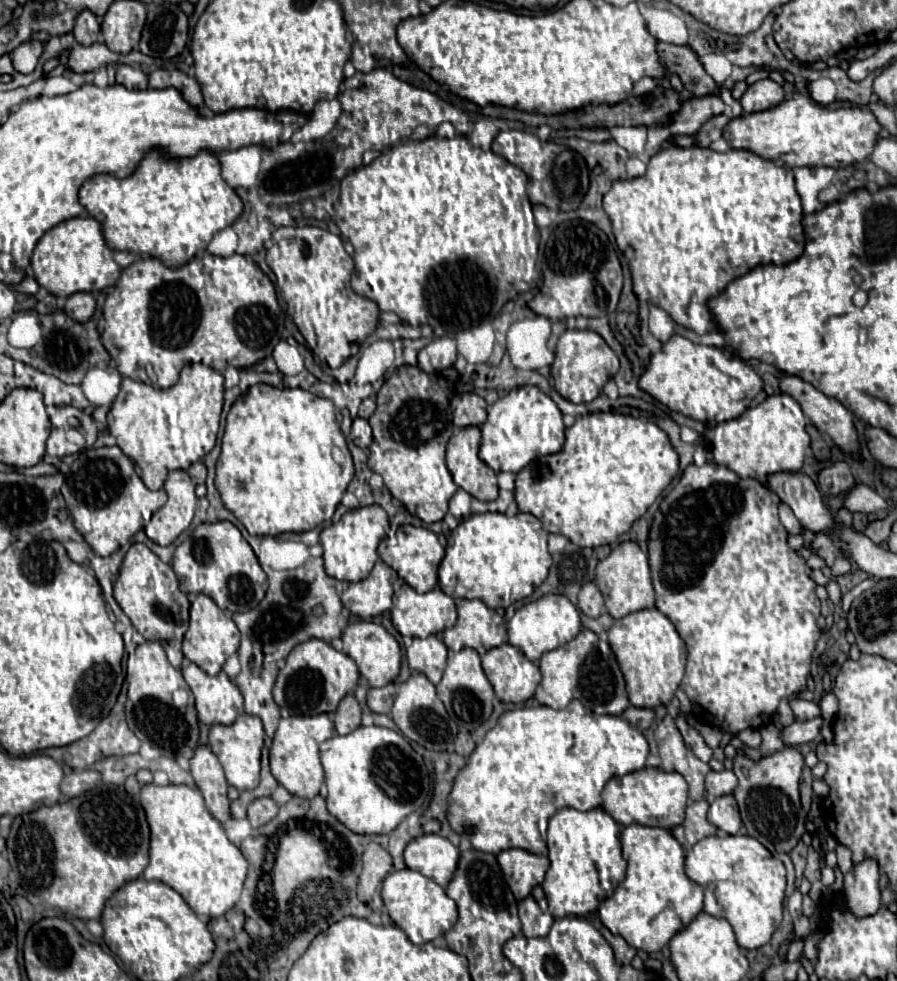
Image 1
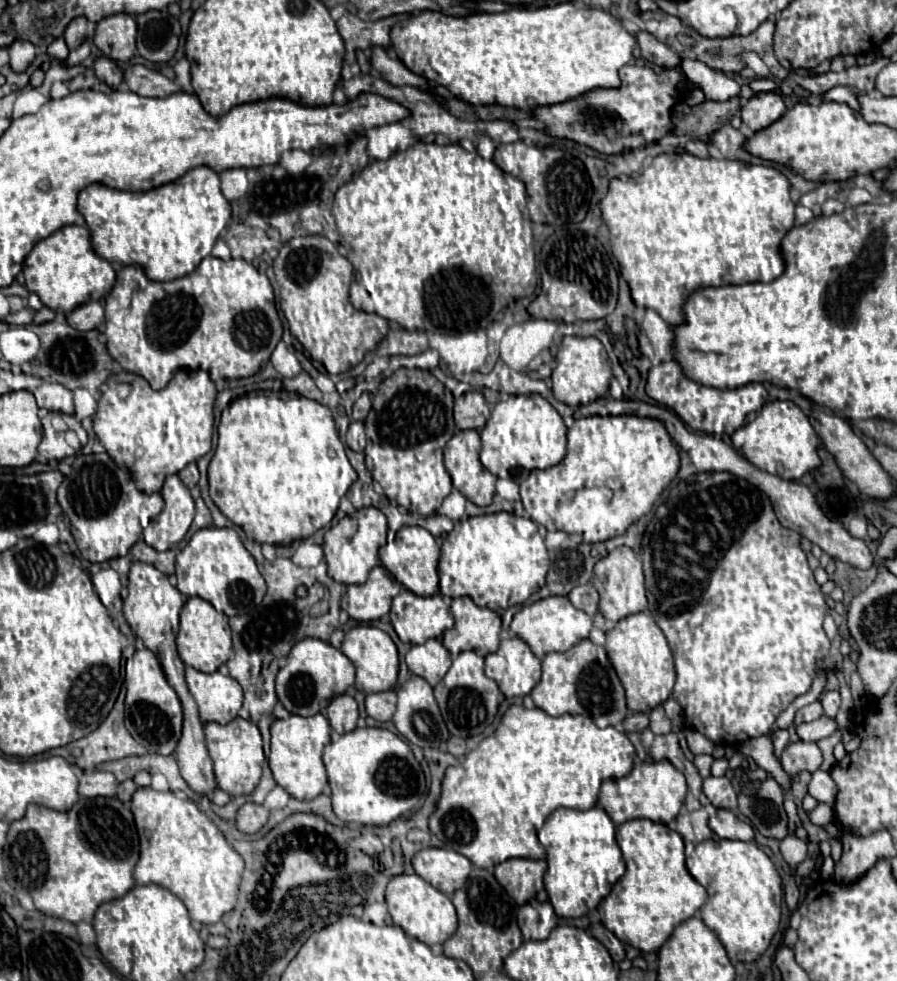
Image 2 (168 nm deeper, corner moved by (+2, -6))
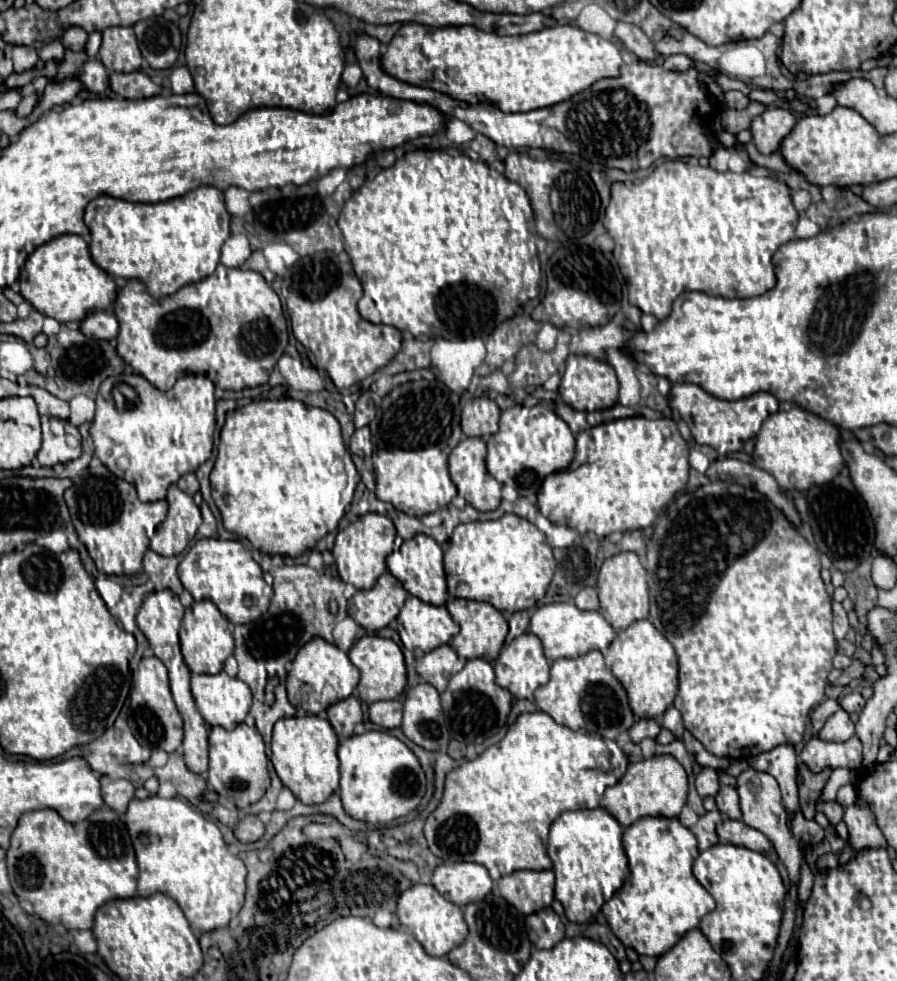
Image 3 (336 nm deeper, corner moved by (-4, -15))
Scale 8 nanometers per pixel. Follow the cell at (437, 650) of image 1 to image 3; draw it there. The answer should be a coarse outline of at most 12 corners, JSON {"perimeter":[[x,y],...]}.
{"perimeter":[[451,645],[417,659],[417,673],[443,693],[465,660]]}

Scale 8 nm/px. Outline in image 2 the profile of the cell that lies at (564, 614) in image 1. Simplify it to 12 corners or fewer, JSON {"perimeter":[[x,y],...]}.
{"perimeter":[[567,596],[523,606],[510,628],[541,660],[585,640],[593,618]]}

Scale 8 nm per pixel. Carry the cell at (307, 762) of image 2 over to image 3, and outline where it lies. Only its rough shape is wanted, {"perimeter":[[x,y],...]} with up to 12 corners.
{"perimeter":[[319,715],[273,727],[271,761],[307,805],[339,787],[337,735]]}

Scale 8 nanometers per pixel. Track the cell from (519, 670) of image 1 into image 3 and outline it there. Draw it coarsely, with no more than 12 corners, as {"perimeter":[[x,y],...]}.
{"perimeter":[[537,635],[513,639],[495,663],[495,683],[533,699],[549,681]]}

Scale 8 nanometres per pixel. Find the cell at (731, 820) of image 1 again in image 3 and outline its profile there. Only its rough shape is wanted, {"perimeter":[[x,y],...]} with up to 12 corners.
{"perimeter":[[725,819],[717,827],[721,843],[767,853],[771,841],[743,821]]}

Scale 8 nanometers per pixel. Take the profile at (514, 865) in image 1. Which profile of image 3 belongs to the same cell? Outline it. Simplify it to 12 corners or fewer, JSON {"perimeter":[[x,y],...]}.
{"perimeter":[[515,871],[497,881],[523,915],[549,907],[553,871]]}

